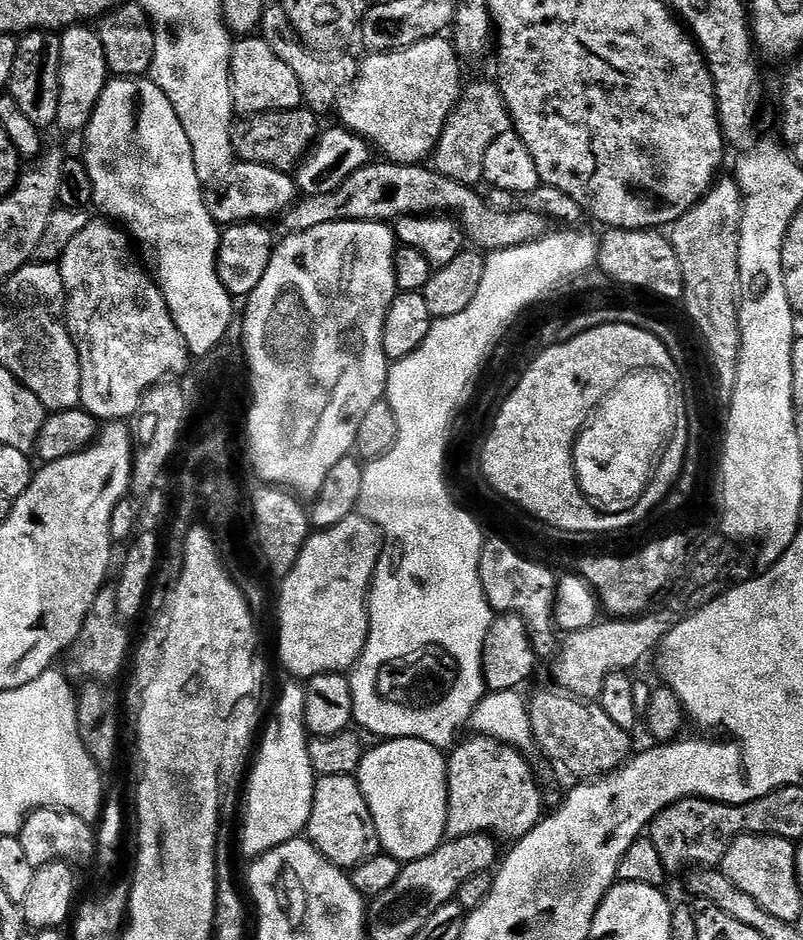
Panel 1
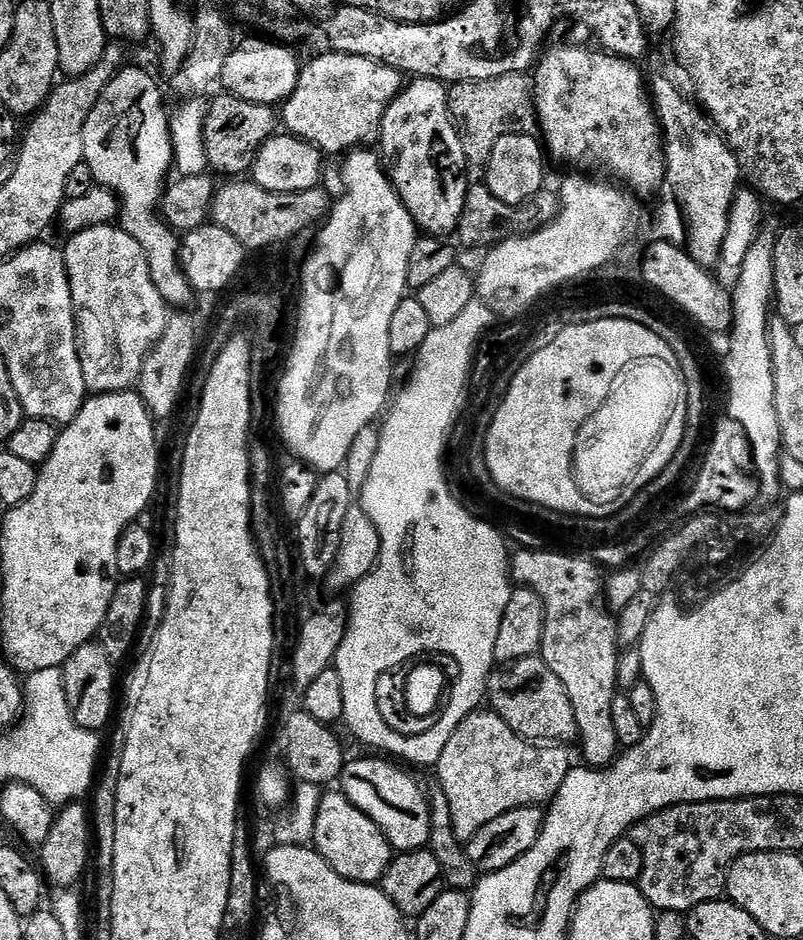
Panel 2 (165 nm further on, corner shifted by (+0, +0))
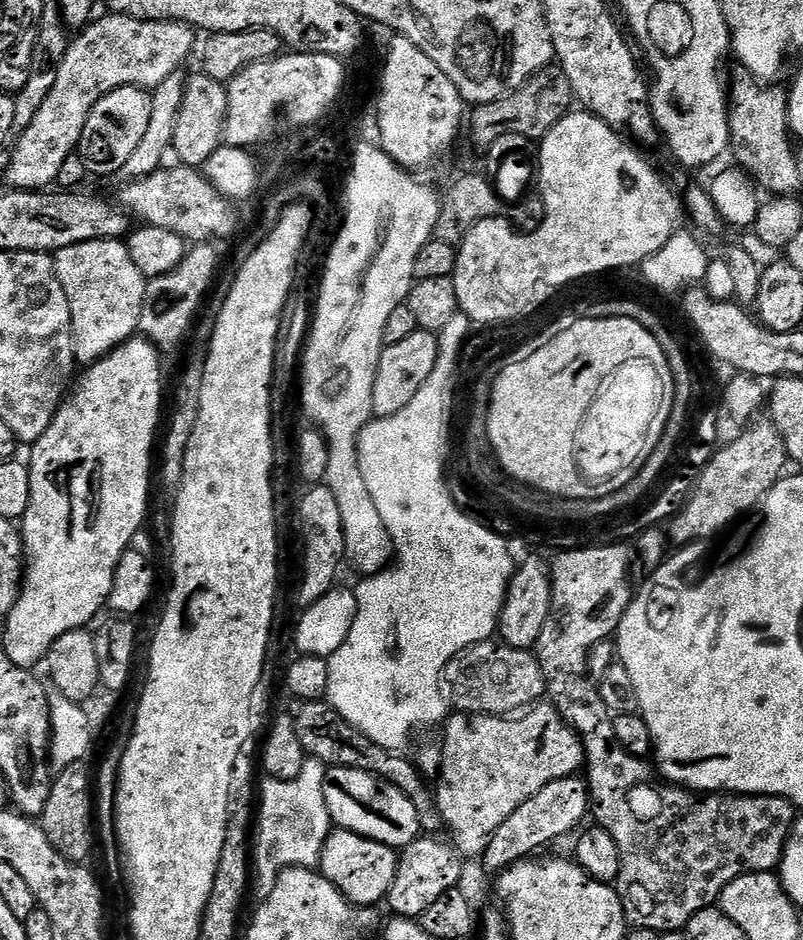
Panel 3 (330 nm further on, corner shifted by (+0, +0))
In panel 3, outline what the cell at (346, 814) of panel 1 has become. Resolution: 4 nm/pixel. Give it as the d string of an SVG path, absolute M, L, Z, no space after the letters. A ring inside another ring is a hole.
M333 827L322 846L318 871L350 903L357 906L376 906L379 905L379 900L380 903L387 901L399 861L397 849L382 842L374 842L362 834L354 834L345 828Z

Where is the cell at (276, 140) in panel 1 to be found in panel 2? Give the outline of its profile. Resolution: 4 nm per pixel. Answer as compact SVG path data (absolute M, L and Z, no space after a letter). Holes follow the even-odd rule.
M220 94L213 104L207 105L204 114L204 145L209 169L217 177L224 176L220 178L240 178L251 173L260 147L277 132L278 112L273 105L255 104L237 96Z

